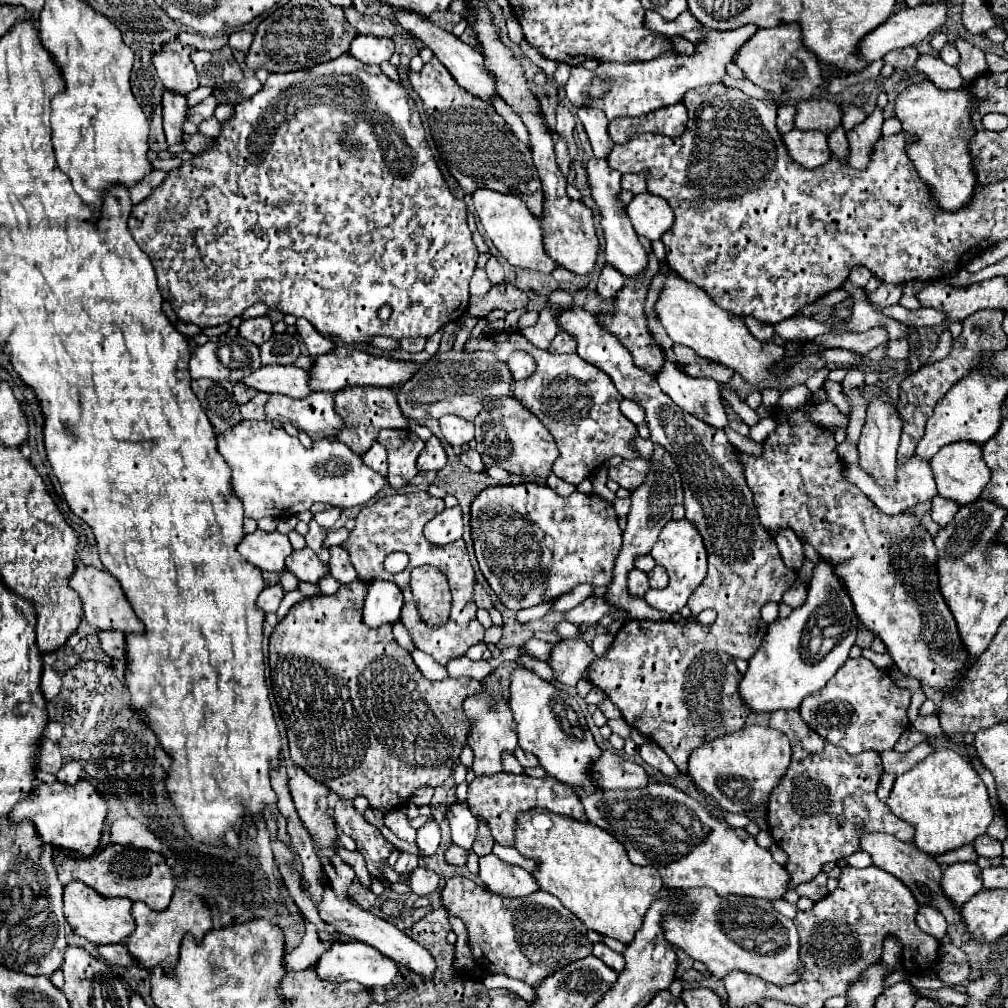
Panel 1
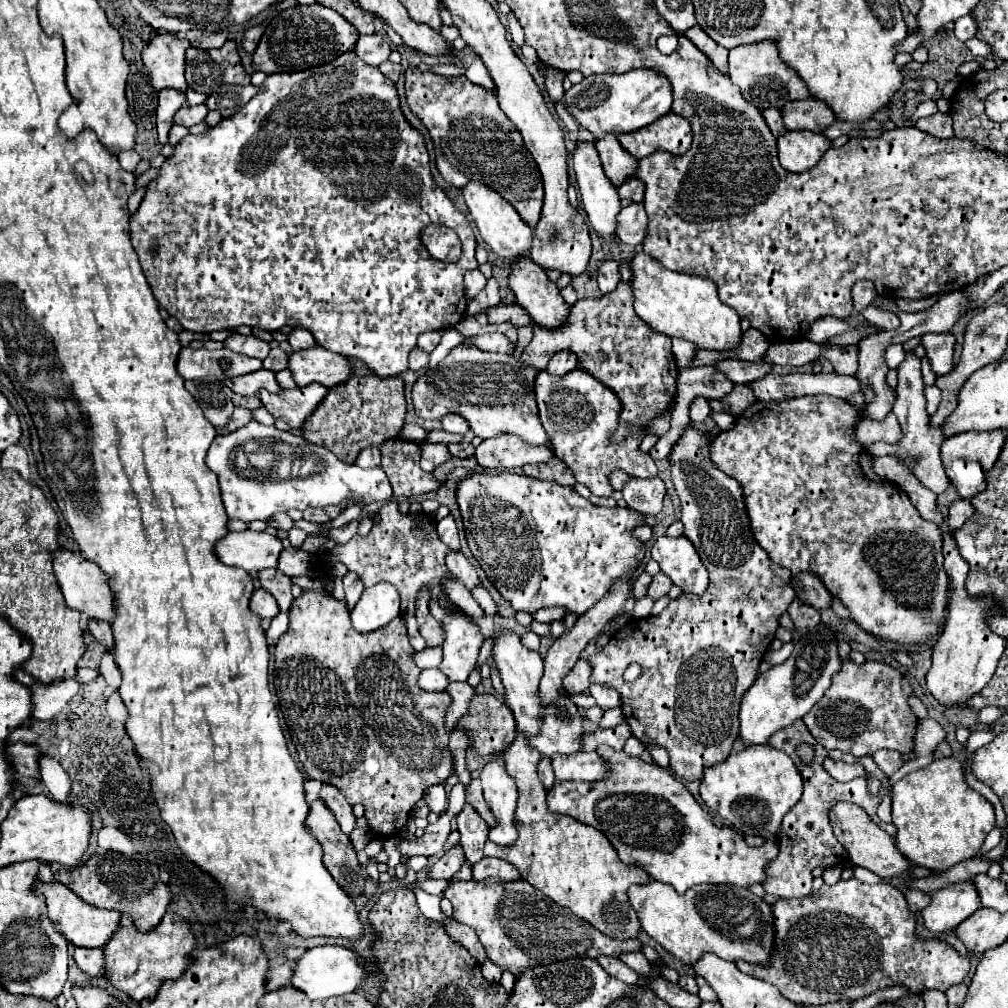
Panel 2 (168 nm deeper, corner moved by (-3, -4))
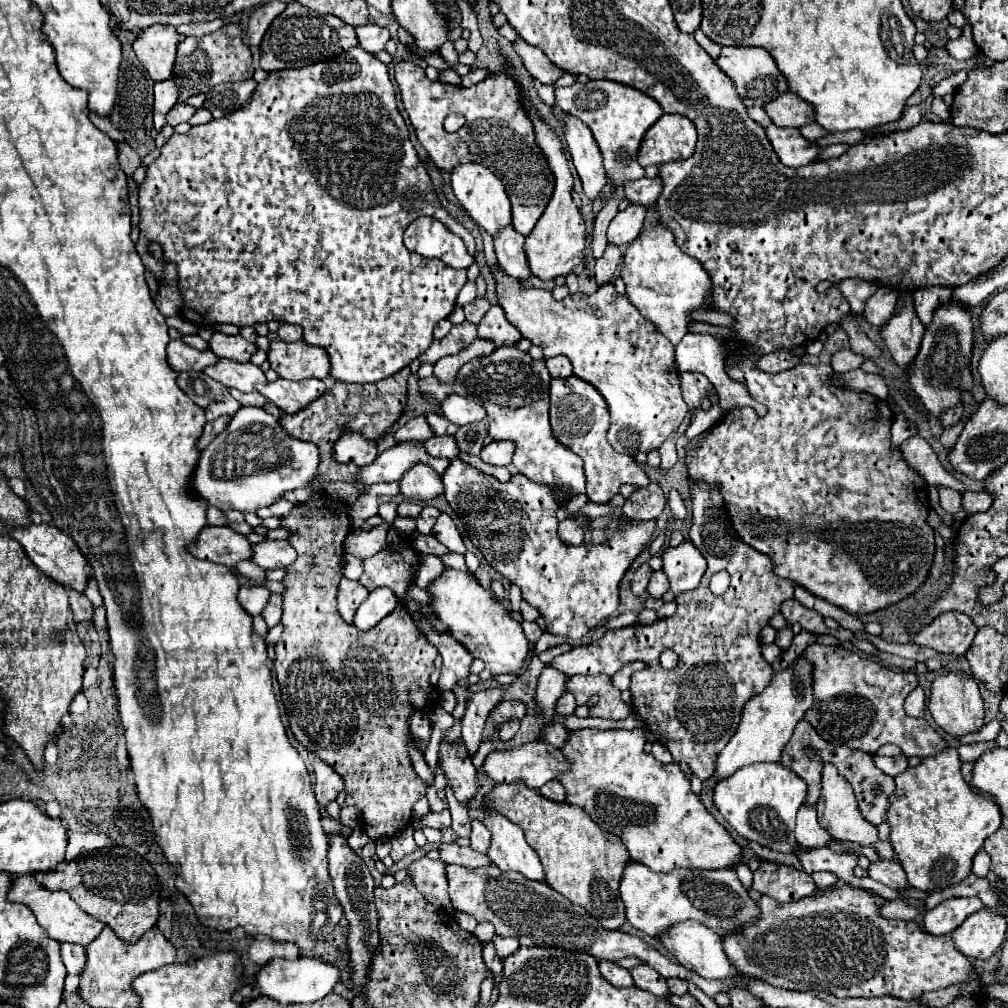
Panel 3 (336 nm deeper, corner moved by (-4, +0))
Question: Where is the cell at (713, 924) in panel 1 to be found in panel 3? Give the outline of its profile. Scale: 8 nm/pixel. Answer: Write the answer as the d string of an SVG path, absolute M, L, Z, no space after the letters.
M630 862L622 874L620 896L626 906L628 922L634 928L638 928L650 936L662 936L678 922L696 920L696 922L708 926L710 930L714 930L720 938L726 938L730 934L742 932L742 928L760 920L758 902L748 896L748 892L742 888L734 870L710 870L710 872L708 870L674 870L670 874L658 874L638 862Z

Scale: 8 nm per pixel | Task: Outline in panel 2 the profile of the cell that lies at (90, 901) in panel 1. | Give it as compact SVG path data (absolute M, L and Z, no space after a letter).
M37 882L33 886L33 892L37 896L43 896L47 902L47 914L49 920L53 922L55 930L59 934L65 936L65 940L73 946L83 946L83 948L103 948L105 942L113 936L113 932L119 928L119 918L121 914L115 910L103 910L103 908L95 908L89 906L87 902L83 902L81 898L77 898L65 884L61 882Z

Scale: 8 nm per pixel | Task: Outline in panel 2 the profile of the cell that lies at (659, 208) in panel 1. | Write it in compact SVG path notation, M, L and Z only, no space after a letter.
M631 204L617 216L617 240L629 246L643 244L647 234L647 214L643 204Z

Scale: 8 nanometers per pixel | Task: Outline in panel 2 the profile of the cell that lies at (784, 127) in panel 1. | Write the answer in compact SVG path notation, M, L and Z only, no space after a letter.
M777 108L761 110L761 116L765 118L765 122L767 122L767 126L769 126L769 130L771 130L773 136L781 136L781 134L787 132L787 130L783 128L783 118L781 118L781 114L779 114Z

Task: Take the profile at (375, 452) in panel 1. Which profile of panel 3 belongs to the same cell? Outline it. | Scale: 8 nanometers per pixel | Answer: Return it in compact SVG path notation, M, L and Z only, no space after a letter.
M346 432L336 444L334 444L334 458L338 462L352 462L356 466L372 464L378 456L376 444L362 438L358 432Z

